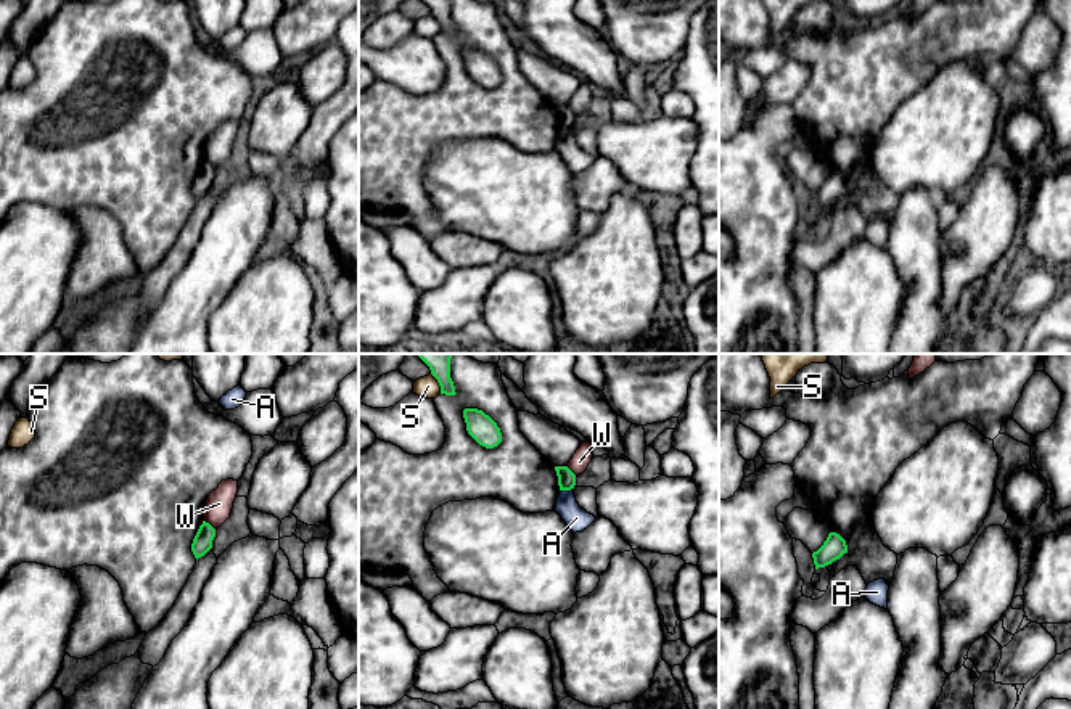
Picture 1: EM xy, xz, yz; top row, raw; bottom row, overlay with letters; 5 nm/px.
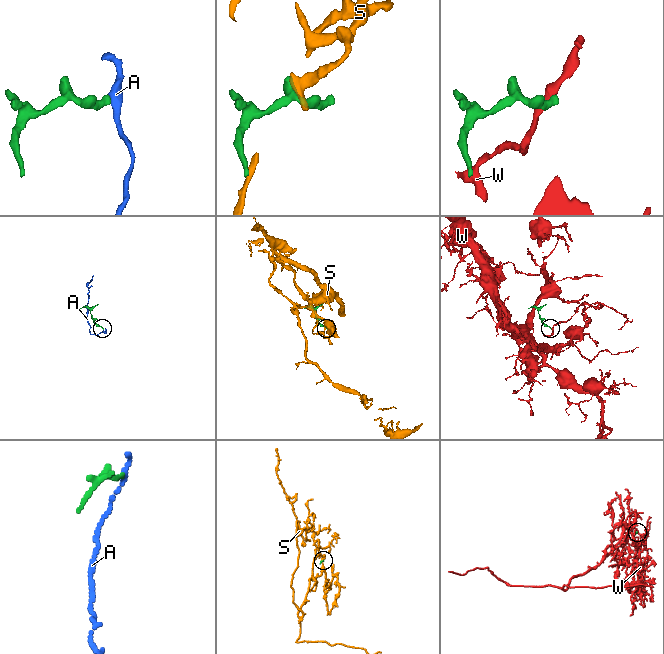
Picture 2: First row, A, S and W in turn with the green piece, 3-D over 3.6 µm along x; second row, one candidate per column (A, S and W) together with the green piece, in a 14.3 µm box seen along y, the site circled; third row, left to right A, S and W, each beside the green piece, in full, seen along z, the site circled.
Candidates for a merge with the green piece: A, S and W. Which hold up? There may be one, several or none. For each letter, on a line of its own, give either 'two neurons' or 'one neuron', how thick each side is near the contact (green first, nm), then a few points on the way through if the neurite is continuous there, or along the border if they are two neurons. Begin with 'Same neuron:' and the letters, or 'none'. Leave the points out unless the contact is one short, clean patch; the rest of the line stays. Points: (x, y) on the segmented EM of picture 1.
Same neuron: none
A: two neurons; 100 nm thick on the green side, 120 nm on the other; border along xz (573, 487), (562, 491)
S: two neurons; 150 nm thick on the green side, 110 nm on the other; border along xz (431, 373), (441, 393)
W: two neurons; 100 nm thick on the green side, 140 nm on the other; border along xy (205, 520), (214, 529)

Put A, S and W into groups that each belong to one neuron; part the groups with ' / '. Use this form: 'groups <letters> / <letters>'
groups A / S / W

